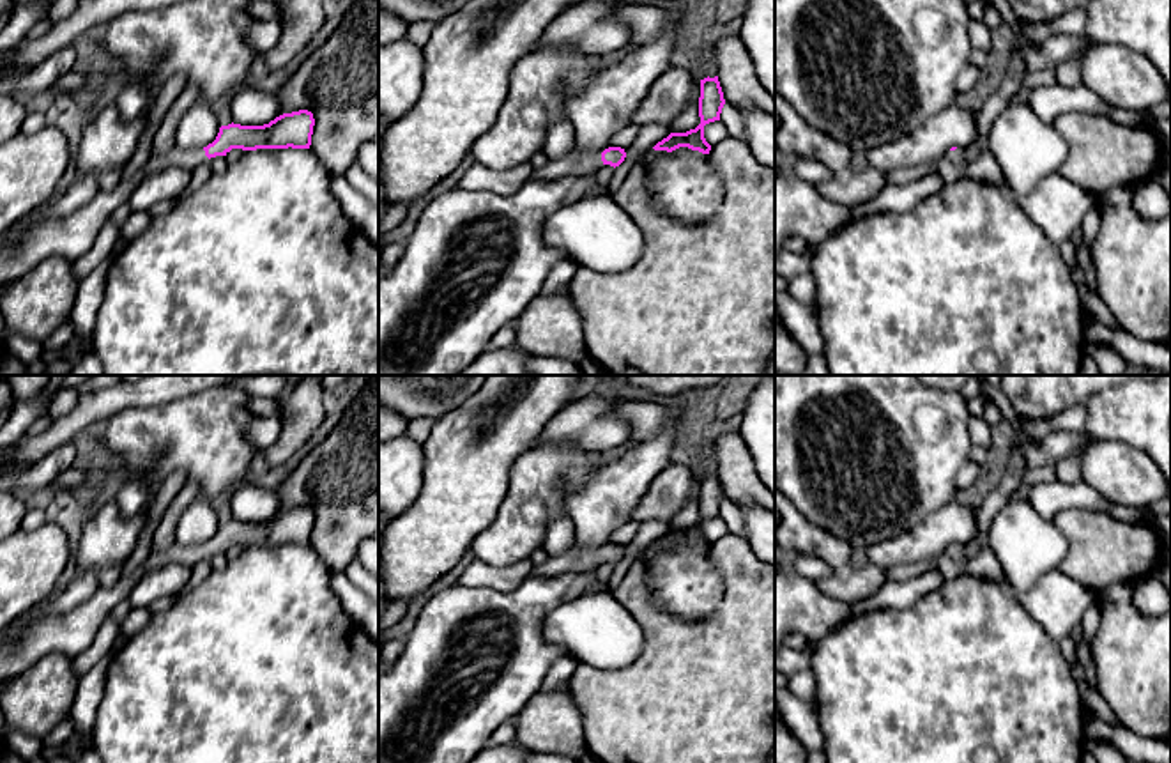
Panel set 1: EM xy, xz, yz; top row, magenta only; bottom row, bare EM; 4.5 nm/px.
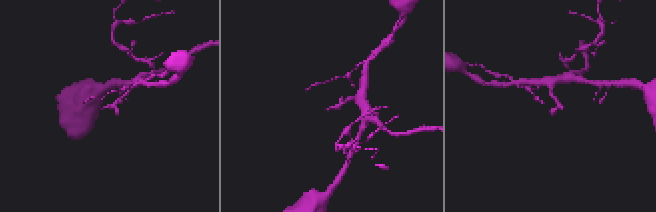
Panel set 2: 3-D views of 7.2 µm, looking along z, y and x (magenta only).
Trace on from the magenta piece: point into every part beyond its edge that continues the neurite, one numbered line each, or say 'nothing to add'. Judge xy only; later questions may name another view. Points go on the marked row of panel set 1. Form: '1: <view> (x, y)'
1: xy (71, 236)

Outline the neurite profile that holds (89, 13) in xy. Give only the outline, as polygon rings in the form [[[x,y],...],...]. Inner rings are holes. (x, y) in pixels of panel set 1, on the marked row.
[[[80,0],[76,9],[41,39],[27,39],[11,57],[0,64],[0,69],[34,67],[44,58],[71,44],[96,25],[106,25],[129,11],[152,11],[186,0]]]

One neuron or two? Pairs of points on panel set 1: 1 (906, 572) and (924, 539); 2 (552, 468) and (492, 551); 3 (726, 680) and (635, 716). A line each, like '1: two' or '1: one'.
1: two
2: one
3: one

